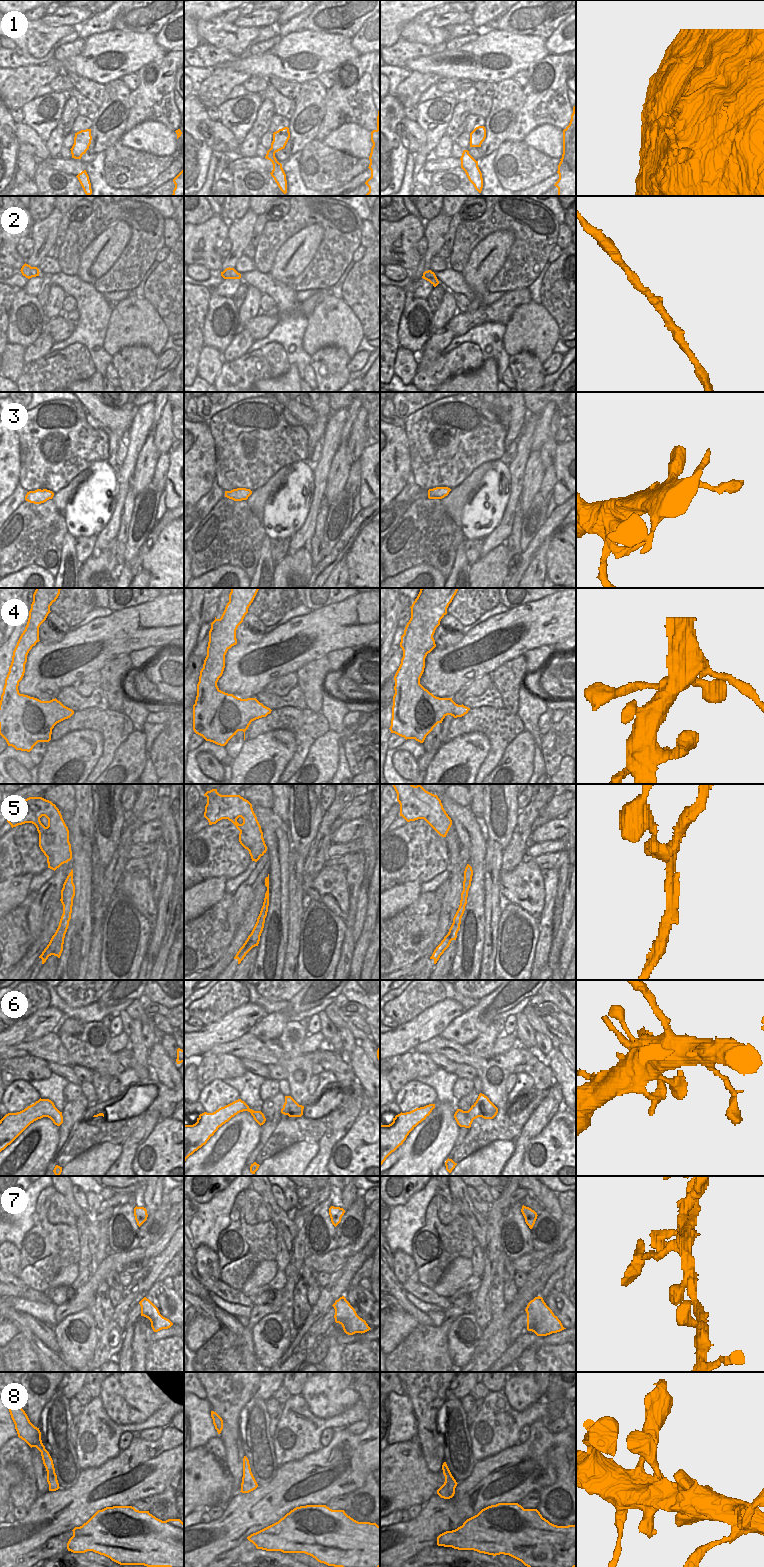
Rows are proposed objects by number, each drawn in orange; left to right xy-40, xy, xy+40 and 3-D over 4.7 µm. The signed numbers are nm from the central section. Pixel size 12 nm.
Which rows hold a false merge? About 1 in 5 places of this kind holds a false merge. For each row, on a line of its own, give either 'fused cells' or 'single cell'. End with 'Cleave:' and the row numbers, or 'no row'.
1: single cell
2: single cell
3: fused cells
4: single cell
5: single cell
6: single cell
7: single cell
8: single cell
Cleave: 3

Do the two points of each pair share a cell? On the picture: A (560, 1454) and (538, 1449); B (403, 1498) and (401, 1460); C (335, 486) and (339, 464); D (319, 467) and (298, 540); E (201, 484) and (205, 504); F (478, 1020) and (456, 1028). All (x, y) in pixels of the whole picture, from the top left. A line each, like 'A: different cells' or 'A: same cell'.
A: different cells
B: same cell
C: same cell
D: same cell
E: different cells
F: same cell

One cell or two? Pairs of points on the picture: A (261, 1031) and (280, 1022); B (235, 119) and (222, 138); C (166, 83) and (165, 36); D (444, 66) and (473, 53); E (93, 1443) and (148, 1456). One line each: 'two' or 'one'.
A: one
B: two
C: two
D: one
E: two

